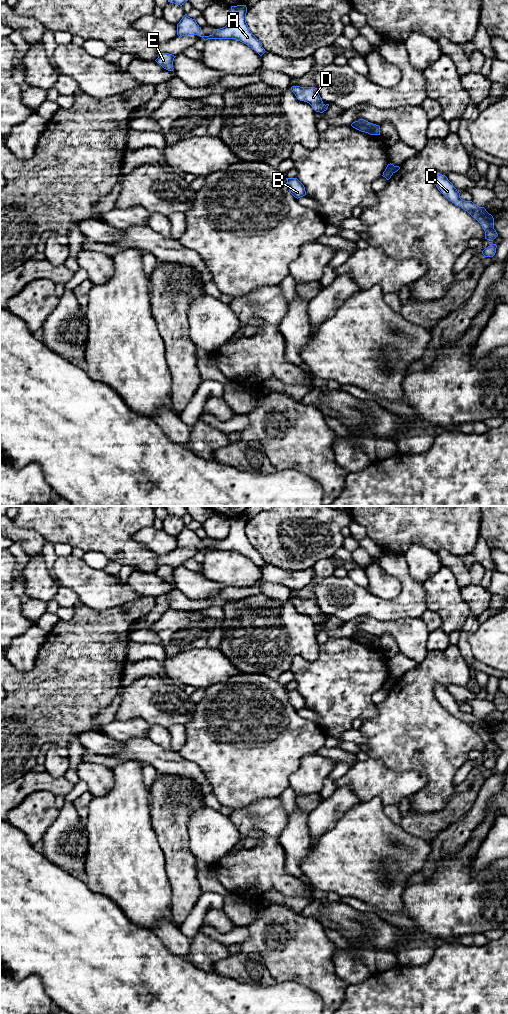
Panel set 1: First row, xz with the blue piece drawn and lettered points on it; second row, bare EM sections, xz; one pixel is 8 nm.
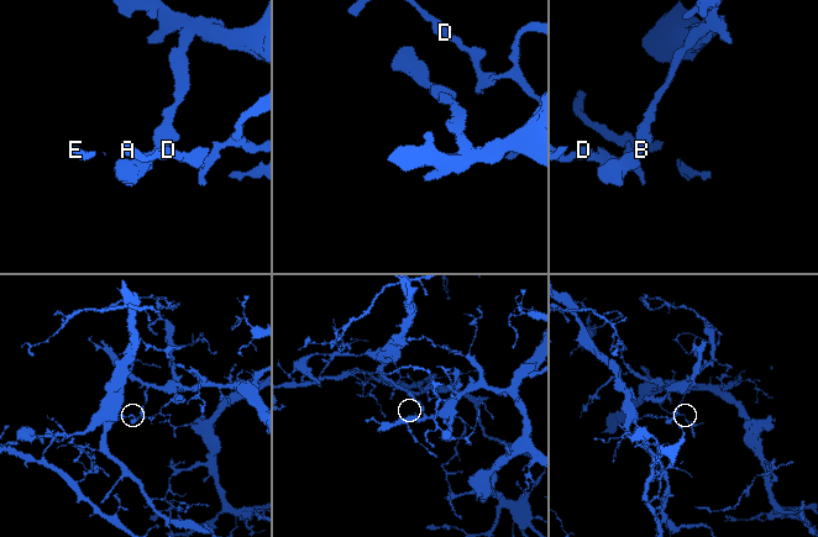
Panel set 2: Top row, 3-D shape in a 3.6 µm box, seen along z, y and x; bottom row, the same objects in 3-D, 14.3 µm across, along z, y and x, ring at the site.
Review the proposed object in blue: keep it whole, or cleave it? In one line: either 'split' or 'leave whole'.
split

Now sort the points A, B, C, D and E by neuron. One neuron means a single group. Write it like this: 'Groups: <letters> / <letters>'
Groups: A D E / B C

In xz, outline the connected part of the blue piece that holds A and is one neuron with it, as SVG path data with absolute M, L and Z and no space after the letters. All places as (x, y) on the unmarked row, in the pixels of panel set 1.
M245 517L231 518L228 536L223 540L215 541L213 546L209 548L201 548L201 539L196 532L185 526L177 536L177 547L179 549L197 547L205 553L208 551L236 551L248 557L262 568L266 563L260 553L250 543L246 535L246 525L247 519Z

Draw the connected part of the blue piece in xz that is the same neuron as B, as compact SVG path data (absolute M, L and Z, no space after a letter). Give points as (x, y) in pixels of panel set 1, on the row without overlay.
M286 690L286 691L289 703L295 710L298 711L306 707L304 697L297 690Z

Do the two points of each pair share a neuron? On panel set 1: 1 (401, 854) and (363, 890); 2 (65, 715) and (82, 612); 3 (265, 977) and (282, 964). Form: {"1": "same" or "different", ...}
{"1": "same", "2": "same", "3": "different"}

